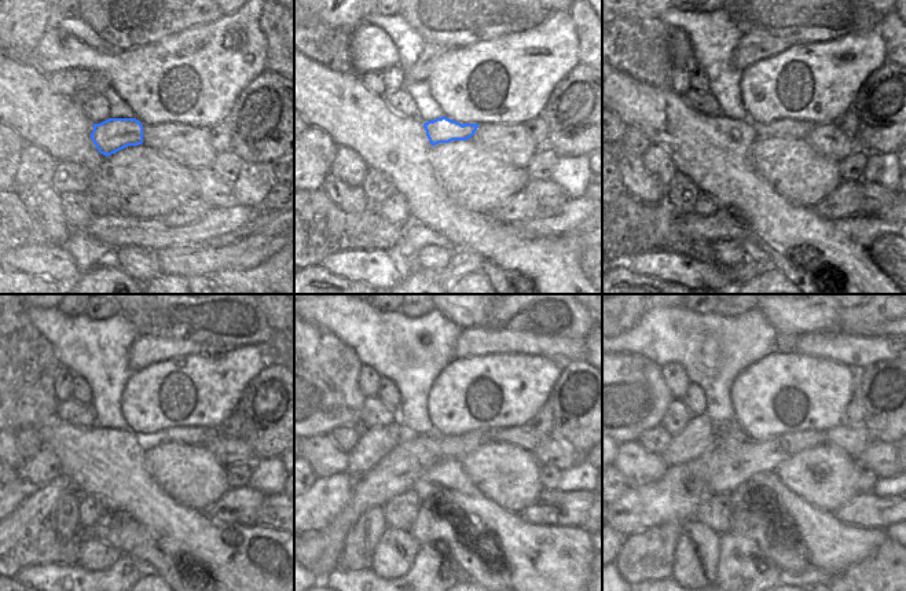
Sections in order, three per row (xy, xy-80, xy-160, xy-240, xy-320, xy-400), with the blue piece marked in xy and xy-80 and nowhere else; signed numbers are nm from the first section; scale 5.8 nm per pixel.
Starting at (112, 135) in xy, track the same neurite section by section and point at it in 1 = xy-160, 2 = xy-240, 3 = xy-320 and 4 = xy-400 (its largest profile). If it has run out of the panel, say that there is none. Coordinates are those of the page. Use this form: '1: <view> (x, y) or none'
1: xy-160 (784, 127)
2: xy-240 (187, 435)
3: xy-320 (525, 437)
4: xy-400 (853, 440)

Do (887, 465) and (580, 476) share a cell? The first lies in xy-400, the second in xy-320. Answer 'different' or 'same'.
different

